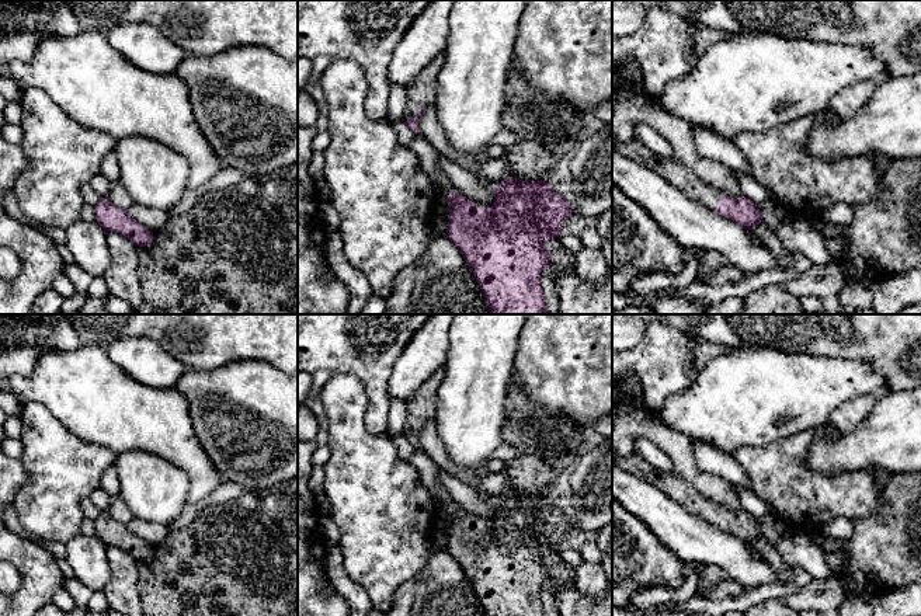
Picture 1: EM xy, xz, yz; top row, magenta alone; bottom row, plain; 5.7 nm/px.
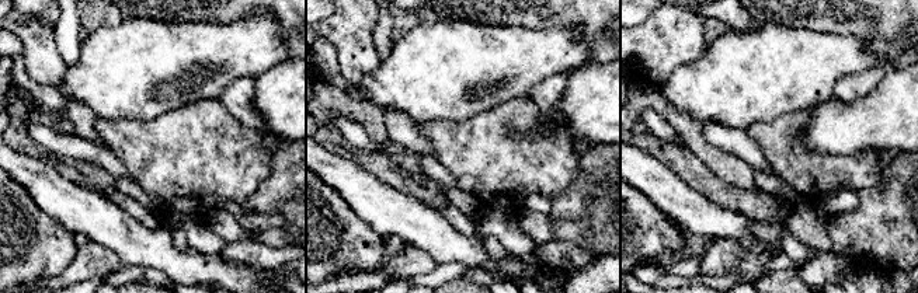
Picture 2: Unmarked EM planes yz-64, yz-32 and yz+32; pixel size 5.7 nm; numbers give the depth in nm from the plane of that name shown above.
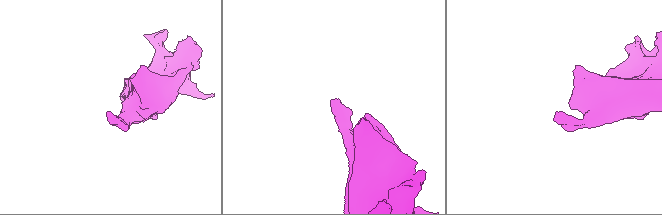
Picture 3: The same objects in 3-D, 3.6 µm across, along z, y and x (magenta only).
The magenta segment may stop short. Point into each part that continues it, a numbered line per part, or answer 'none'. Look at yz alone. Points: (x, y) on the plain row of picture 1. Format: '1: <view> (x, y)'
1: yz (673, 484)

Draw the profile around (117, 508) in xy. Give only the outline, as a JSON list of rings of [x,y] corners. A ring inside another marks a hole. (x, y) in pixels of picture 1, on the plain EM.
[[[110,497],[107,514],[125,526],[135,518],[121,497]]]

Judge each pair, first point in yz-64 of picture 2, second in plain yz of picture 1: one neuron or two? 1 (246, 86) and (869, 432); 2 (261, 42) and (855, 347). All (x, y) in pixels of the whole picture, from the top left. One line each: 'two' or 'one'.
1: two
2: two

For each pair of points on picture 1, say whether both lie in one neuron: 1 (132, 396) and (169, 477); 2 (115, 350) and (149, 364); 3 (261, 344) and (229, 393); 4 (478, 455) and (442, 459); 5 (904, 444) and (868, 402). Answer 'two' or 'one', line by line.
1: two
2: one
3: two
4: two
5: two

